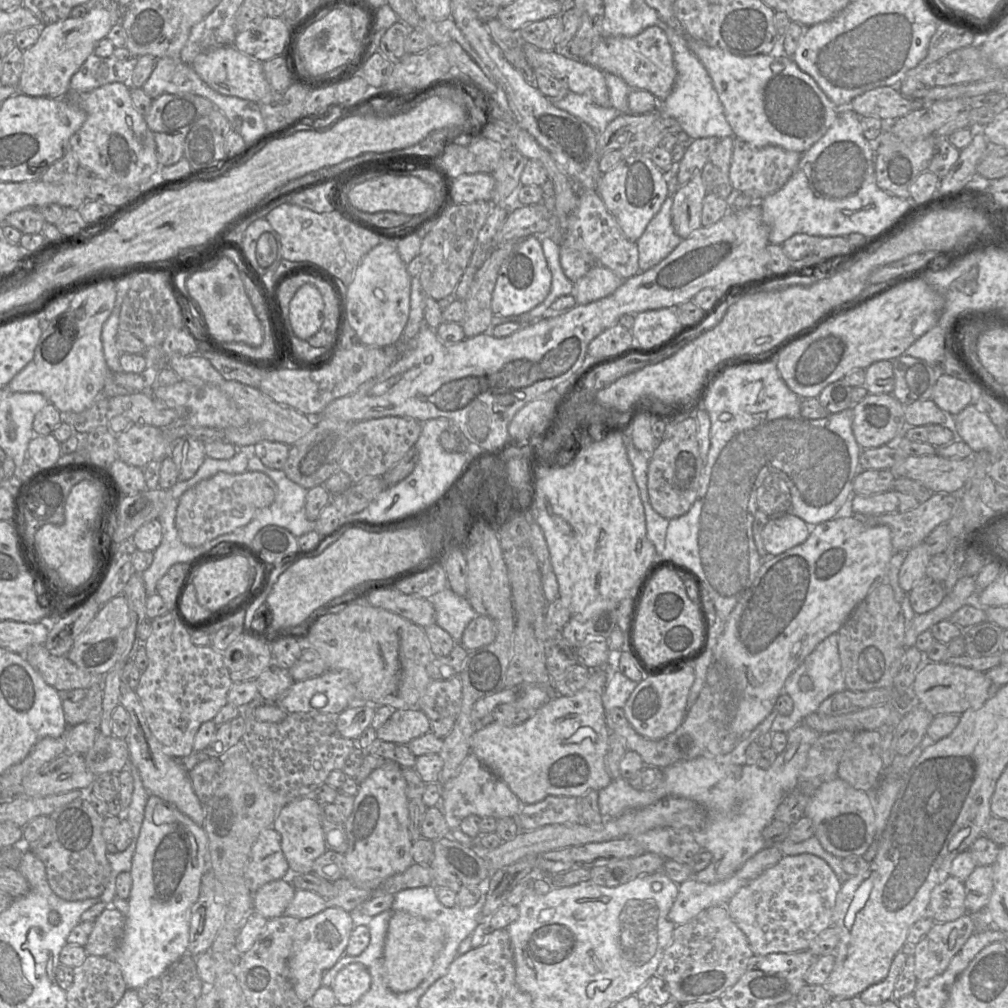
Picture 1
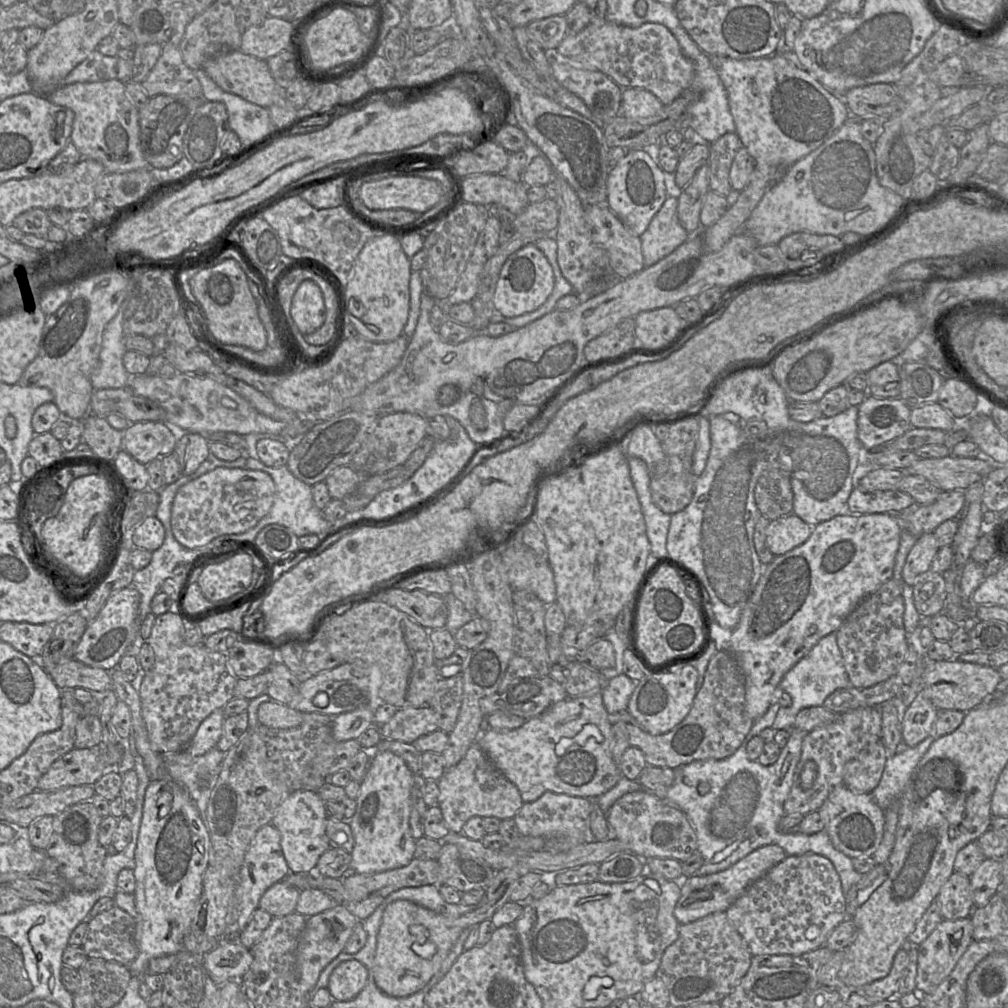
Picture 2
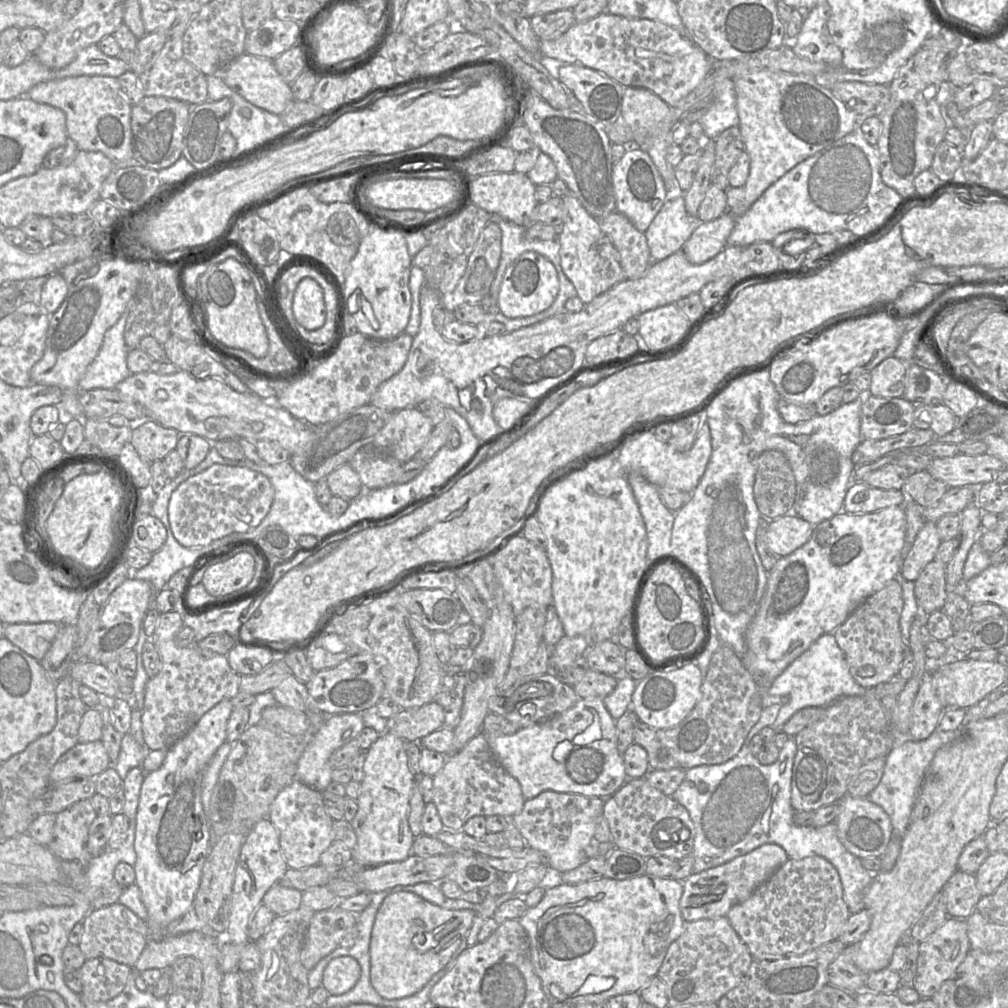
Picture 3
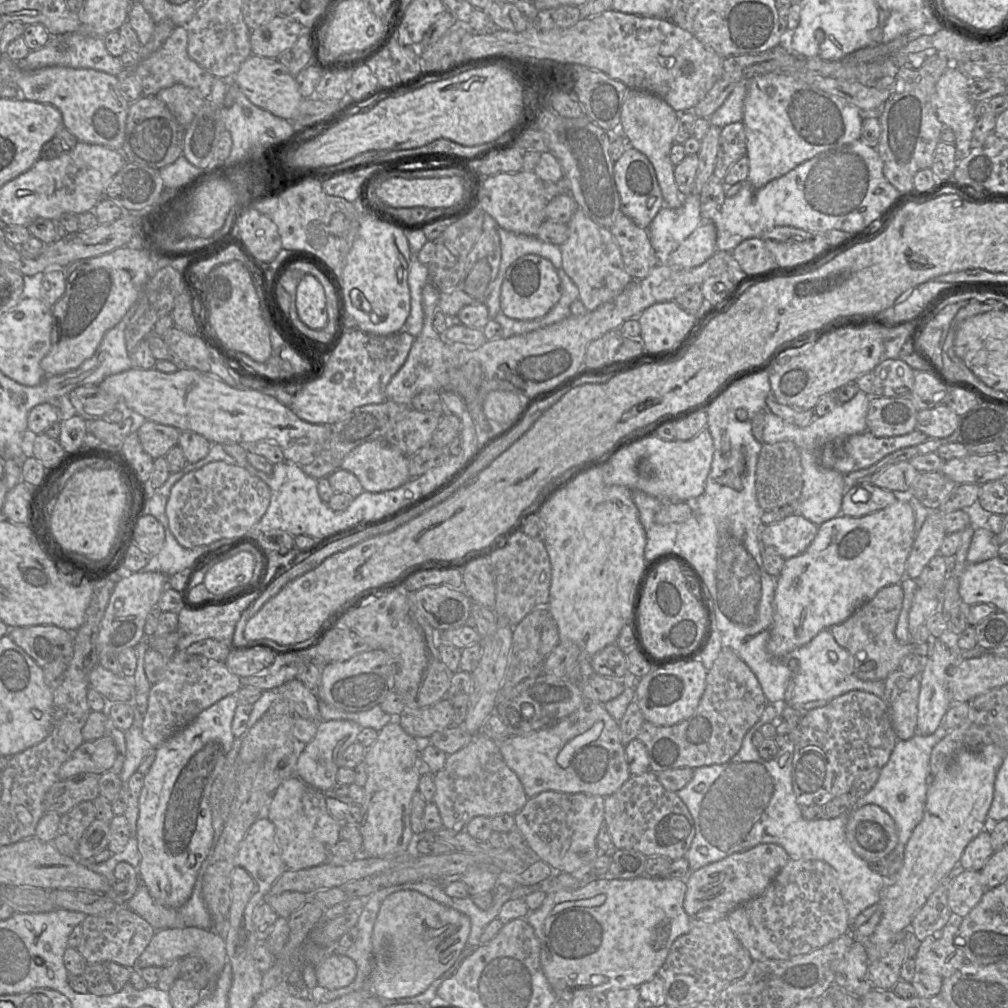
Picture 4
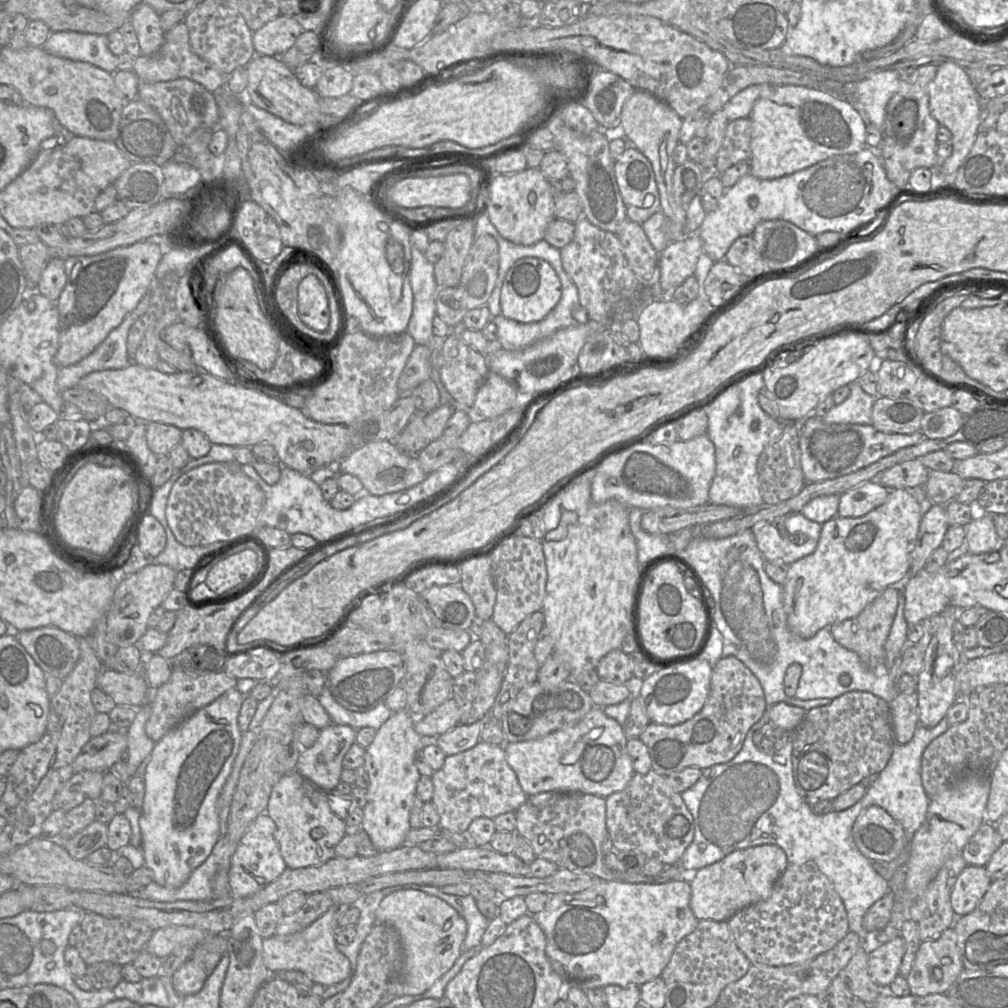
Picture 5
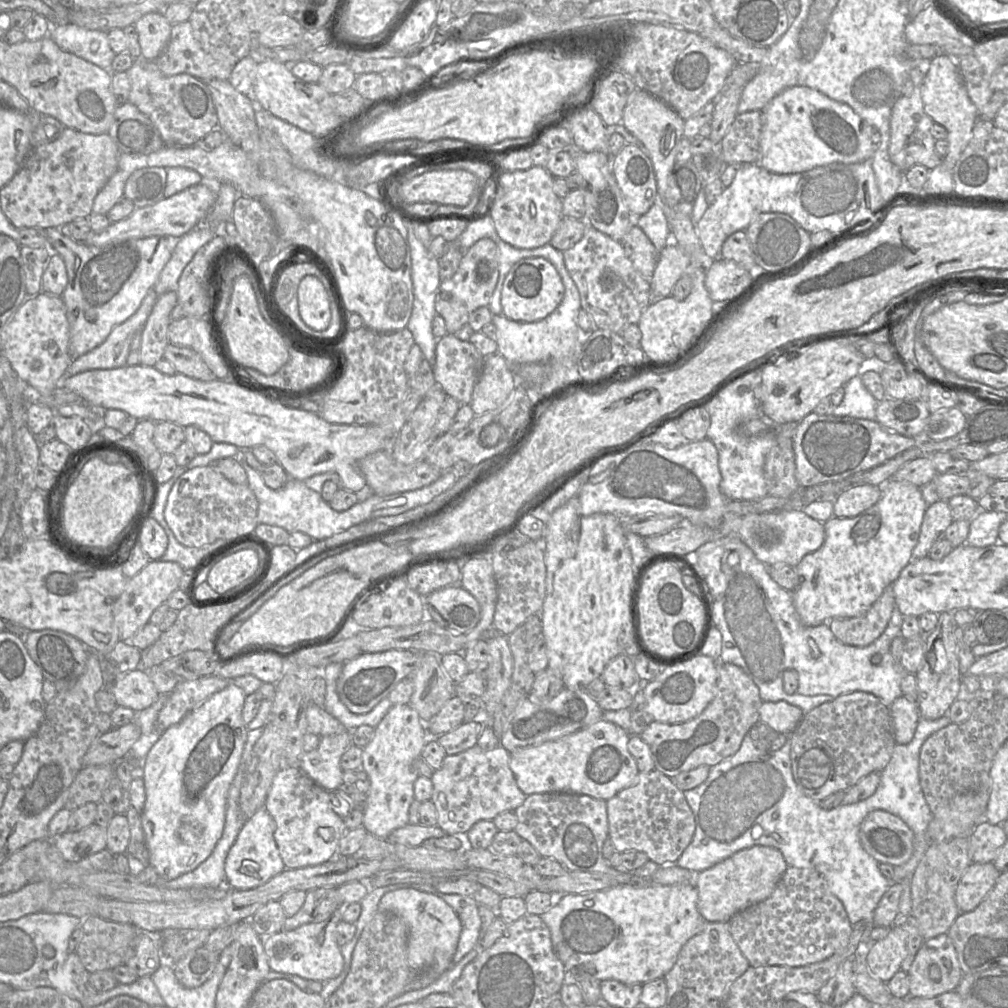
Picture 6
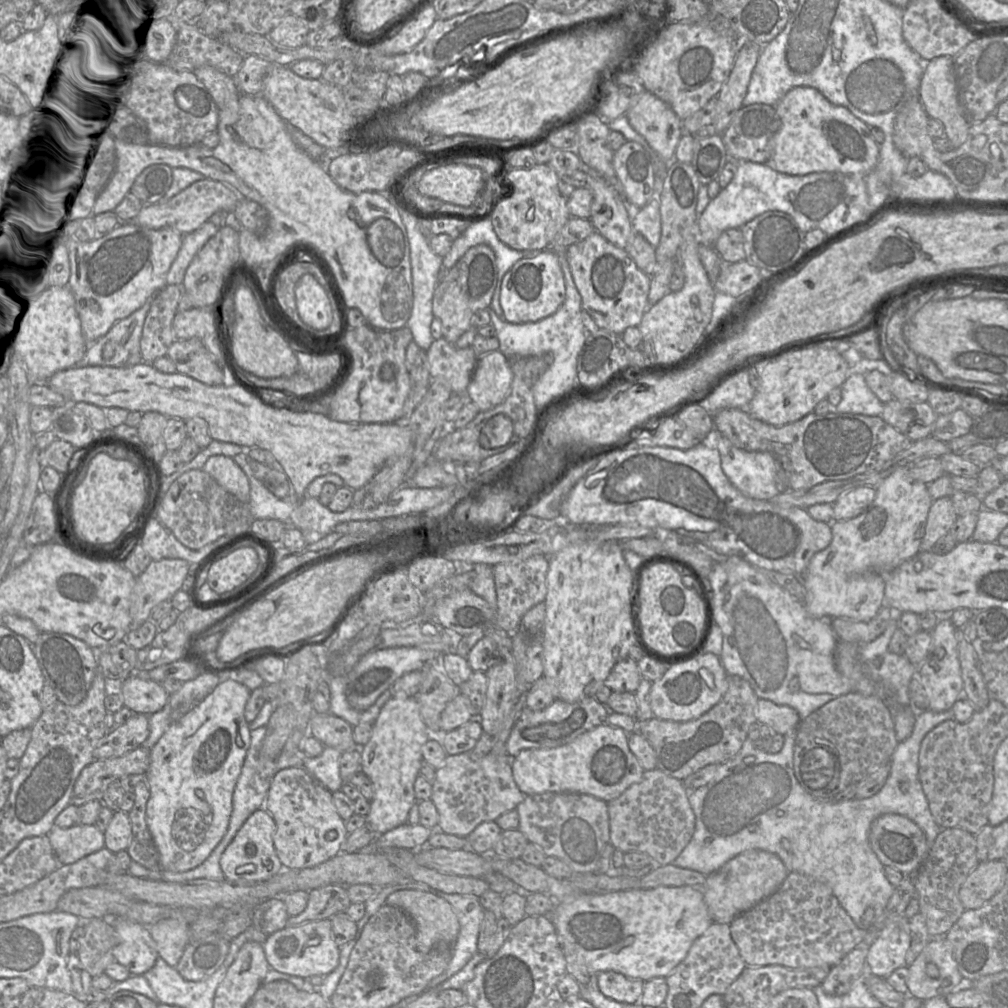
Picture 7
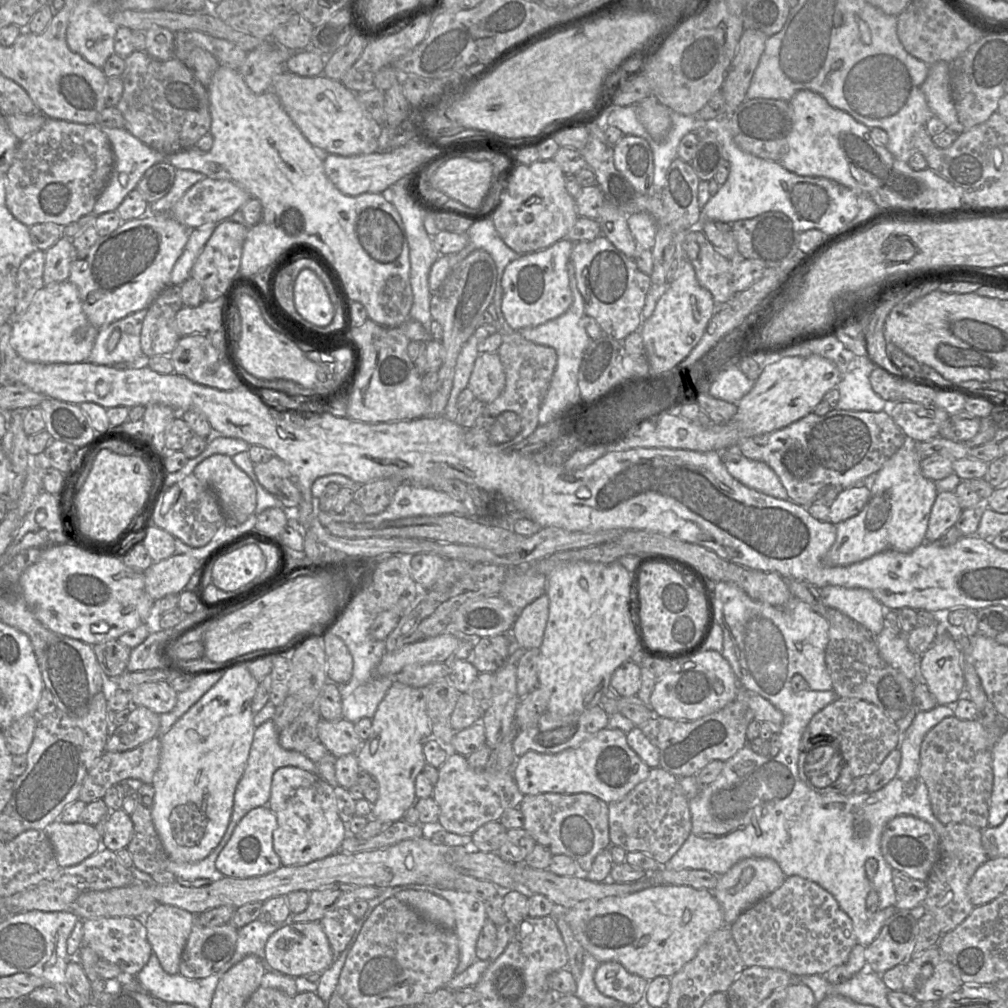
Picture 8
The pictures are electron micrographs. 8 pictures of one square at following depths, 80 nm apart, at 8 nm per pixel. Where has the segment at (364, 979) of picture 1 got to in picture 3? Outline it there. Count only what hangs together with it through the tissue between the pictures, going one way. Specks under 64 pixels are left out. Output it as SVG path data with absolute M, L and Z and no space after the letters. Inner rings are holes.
M351 956L332 959L323 971L322 986L330 995L342 995L350 991L358 982L361 967Z

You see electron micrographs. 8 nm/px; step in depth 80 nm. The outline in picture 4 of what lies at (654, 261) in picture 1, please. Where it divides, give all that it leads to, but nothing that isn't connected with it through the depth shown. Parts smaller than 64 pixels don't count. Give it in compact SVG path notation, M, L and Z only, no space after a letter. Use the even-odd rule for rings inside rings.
M699 195L686 196L683 205L677 209L663 206L645 229L657 253L658 262L667 262L669 254L704 221L700 214Z

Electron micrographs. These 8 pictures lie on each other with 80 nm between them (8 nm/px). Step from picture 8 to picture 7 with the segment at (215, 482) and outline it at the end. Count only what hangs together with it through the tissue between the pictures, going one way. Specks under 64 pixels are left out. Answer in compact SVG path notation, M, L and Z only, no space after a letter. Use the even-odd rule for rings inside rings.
M213 455L207 459L202 470L239 501L249 503L249 479L232 457Z

